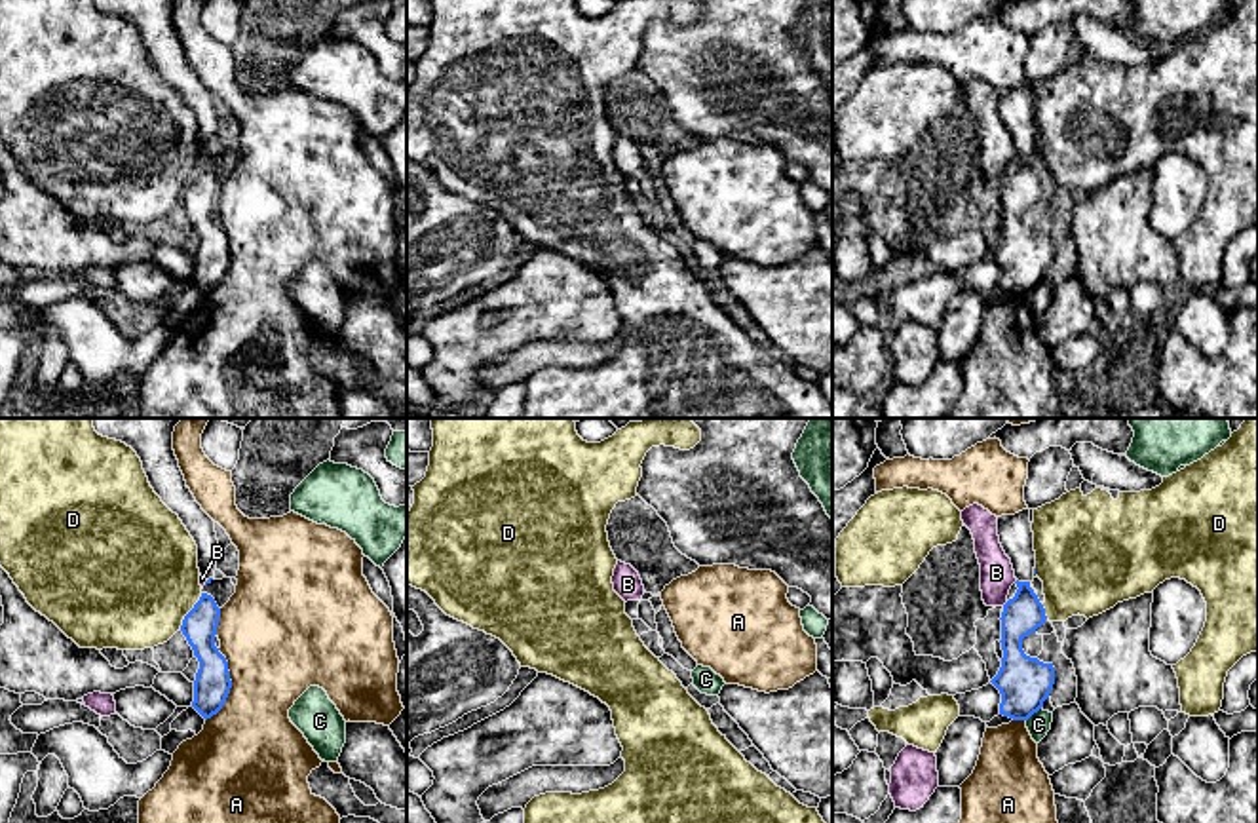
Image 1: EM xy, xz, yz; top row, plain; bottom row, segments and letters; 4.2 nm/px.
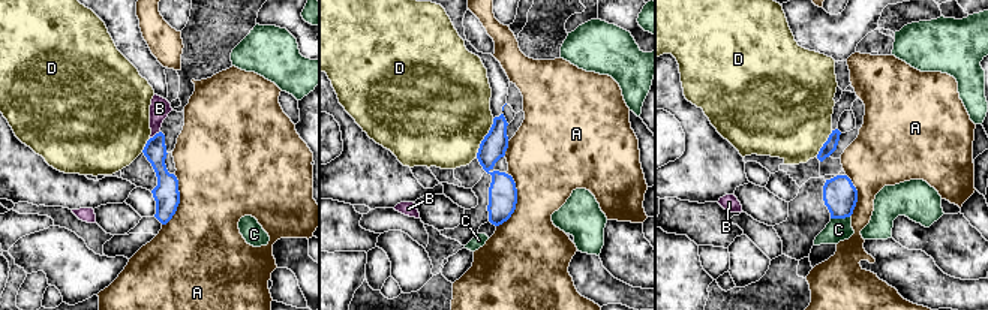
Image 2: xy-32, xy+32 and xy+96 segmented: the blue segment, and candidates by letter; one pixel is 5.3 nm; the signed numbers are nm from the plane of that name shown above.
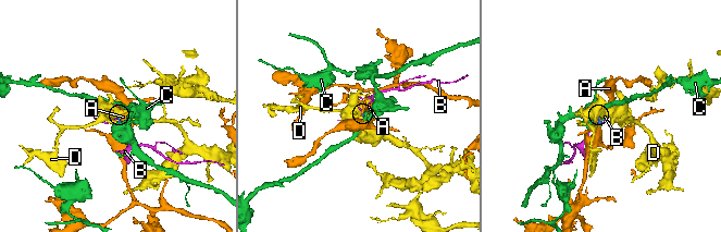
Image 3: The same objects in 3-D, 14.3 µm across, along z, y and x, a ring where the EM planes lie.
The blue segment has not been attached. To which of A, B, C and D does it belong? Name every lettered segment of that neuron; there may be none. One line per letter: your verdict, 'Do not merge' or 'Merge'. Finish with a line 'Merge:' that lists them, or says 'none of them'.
A: Do not merge
B: Do not merge
C: Do not merge
D: Do not merge
Merge: none of them

